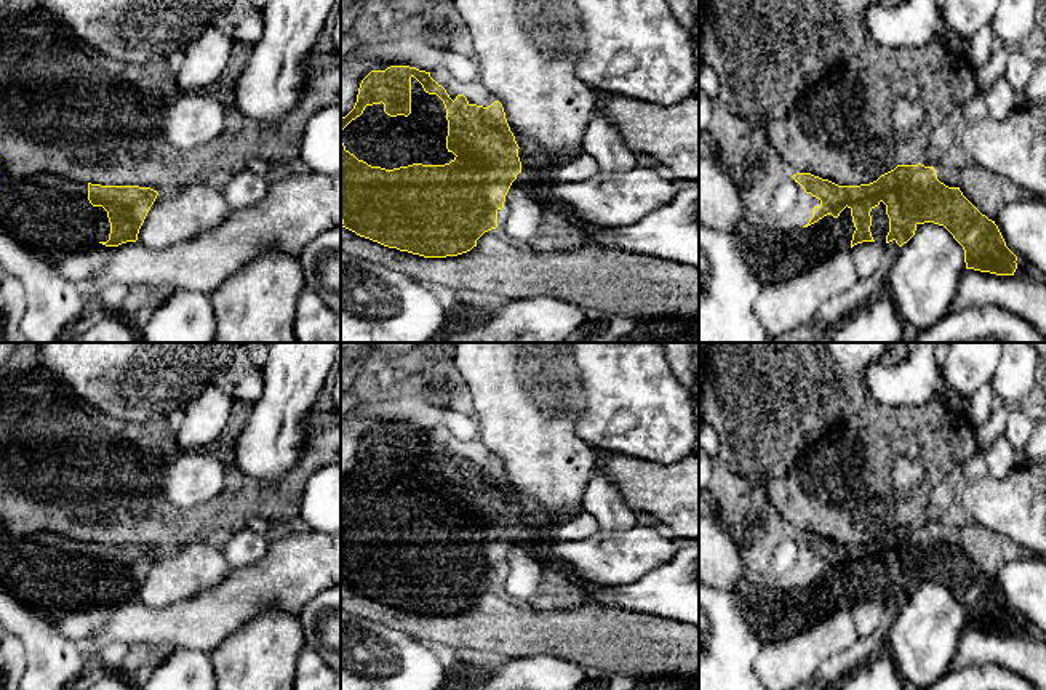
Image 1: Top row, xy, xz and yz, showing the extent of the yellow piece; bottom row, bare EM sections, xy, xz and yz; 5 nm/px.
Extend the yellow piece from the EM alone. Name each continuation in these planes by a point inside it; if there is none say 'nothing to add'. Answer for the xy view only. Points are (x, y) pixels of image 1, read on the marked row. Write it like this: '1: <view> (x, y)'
1: xy (51, 216)

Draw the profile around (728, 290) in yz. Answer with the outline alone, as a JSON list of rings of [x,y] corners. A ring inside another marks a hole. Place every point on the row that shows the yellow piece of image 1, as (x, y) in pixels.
[[[699,224],[699,256],[704,259],[699,272],[699,343],[771,343],[755,315],[763,285],[745,264],[734,234]]]

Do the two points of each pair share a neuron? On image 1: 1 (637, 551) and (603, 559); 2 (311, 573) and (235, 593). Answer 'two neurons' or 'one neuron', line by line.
1: one neuron
2: one neuron

